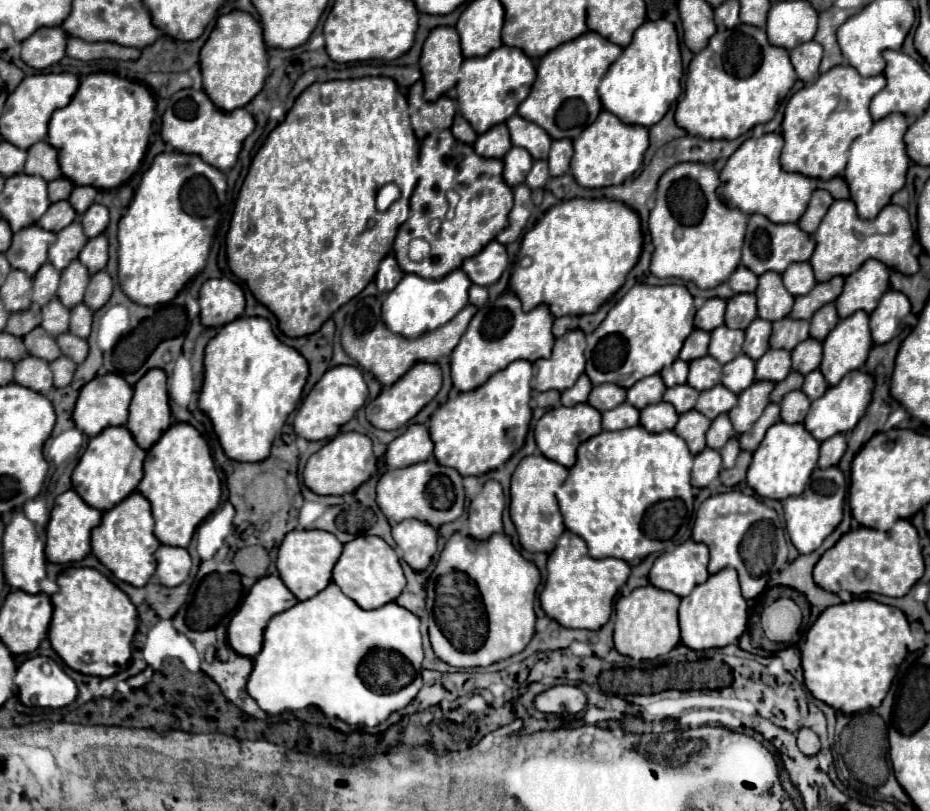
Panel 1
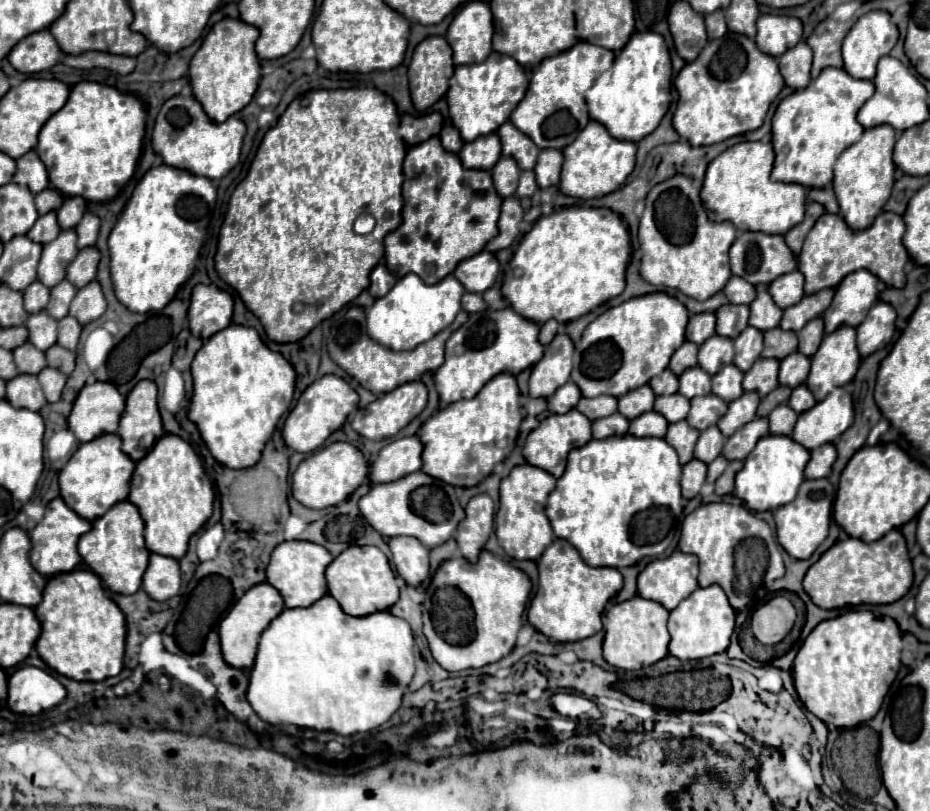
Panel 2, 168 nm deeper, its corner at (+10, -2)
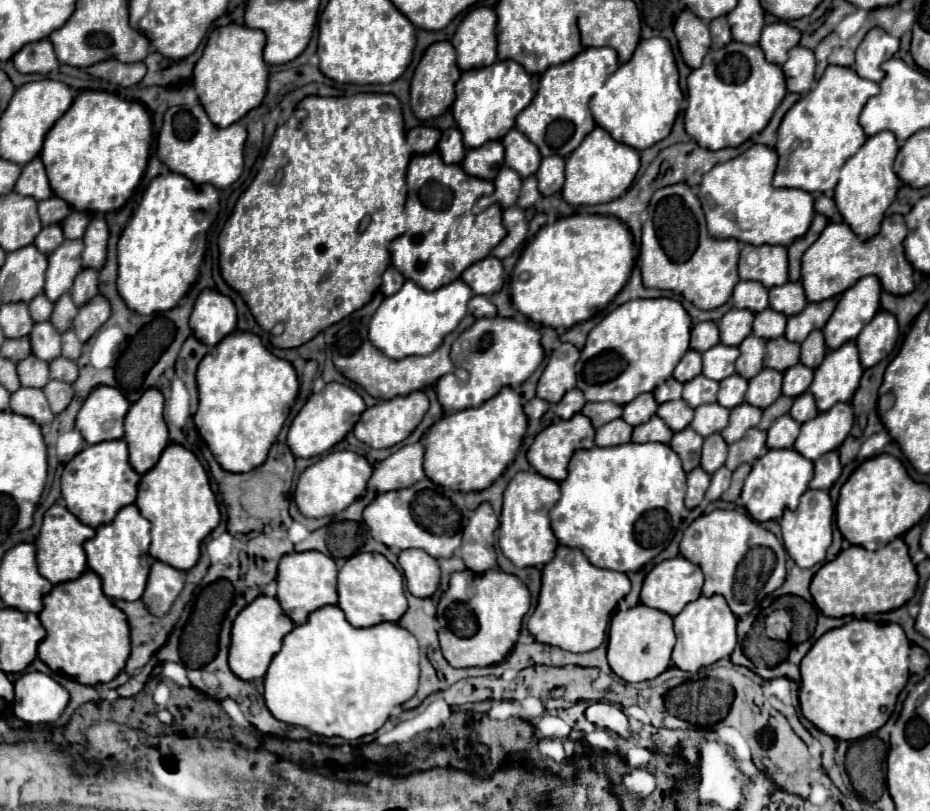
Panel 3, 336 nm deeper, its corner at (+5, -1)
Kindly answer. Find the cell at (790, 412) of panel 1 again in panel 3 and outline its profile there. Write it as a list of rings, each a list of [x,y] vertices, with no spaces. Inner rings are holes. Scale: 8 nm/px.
[[[790,415],[778,417],[772,423],[772,427],[768,429],[766,447],[770,447],[770,449],[788,449],[788,447],[792,447],[796,437],[798,437],[798,429],[800,429],[800,423],[794,421]]]

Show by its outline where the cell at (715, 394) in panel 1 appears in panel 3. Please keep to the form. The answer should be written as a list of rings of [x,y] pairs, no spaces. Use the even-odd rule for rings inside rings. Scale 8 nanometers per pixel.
[[[710,403],[710,405],[700,405],[696,411],[694,411],[694,419],[692,419],[692,429],[702,435],[702,437],[708,437],[712,433],[718,433],[722,431],[726,425],[728,425],[728,417],[730,417],[730,411],[718,403]]]

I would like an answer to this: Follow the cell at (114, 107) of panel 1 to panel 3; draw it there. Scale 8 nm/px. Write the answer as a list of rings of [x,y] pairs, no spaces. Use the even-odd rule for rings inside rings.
[[[80,91],[72,107],[48,131],[40,159],[46,165],[46,173],[50,177],[54,195],[62,197],[72,209],[86,213],[90,211],[106,213],[120,209],[136,189],[148,163],[150,137],[152,137],[150,113],[142,103],[122,99],[106,91]]]

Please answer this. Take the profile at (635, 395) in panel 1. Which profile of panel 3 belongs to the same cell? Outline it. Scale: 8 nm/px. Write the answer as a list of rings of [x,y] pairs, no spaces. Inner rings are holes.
[[[640,393],[634,401],[624,405],[624,415],[622,419],[626,423],[630,423],[632,427],[642,425],[642,421],[648,421],[658,409],[658,403],[654,401],[652,393]]]

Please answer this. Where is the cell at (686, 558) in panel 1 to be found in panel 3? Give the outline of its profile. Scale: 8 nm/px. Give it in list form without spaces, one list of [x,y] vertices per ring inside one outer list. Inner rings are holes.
[[[674,557],[674,559],[666,559],[662,563],[658,563],[644,579],[642,585],[642,593],[640,593],[640,601],[648,607],[666,611],[668,615],[678,615],[690,601],[698,599],[702,593],[702,583],[704,583],[704,575],[702,569],[692,563],[686,561],[684,557]]]

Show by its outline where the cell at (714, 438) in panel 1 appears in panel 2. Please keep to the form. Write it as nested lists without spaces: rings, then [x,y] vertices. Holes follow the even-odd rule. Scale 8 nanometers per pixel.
[[[711,426],[709,430],[701,432],[697,446],[695,446],[695,458],[709,464],[721,454],[723,444],[725,444],[725,436],[717,430],[717,426]]]

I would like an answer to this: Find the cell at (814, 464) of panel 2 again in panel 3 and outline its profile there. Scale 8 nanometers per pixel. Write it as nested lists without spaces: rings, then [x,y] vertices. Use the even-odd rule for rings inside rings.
[[[834,449],[834,453],[826,453],[818,461],[814,461],[814,479],[810,481],[810,489],[830,489],[840,473],[842,465],[838,459],[838,451]]]

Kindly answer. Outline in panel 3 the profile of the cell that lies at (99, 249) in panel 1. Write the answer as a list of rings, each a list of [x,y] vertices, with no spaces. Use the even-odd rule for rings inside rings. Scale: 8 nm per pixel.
[[[82,269],[76,275],[74,287],[70,293],[72,293],[72,299],[78,307],[84,305],[86,301],[90,301],[98,293],[98,271],[96,269]]]

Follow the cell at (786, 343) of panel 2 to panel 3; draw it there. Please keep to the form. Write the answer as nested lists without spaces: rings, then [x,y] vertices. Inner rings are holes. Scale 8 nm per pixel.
[[[776,337],[766,343],[764,367],[786,371],[790,365],[796,365],[800,359],[800,345],[786,341],[786,337]]]

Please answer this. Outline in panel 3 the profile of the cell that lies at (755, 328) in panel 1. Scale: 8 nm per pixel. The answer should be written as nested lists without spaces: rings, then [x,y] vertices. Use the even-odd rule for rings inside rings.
[[[748,335],[740,345],[740,357],[736,361],[736,373],[742,375],[744,379],[752,379],[760,369],[762,369],[762,359],[766,353],[766,341],[756,337],[756,335]]]

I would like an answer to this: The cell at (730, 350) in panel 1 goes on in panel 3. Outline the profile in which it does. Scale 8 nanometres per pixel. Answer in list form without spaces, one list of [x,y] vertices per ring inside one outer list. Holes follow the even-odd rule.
[[[724,343],[714,345],[706,353],[702,353],[702,363],[704,363],[704,375],[722,381],[730,375],[734,375],[734,363],[738,359],[738,347],[730,347]]]

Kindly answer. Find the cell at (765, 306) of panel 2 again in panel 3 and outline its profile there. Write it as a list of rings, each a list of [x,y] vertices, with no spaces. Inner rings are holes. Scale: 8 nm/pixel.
[[[766,307],[762,313],[756,313],[754,317],[754,335],[762,339],[774,339],[784,335],[786,329],[786,315],[778,313],[770,307]]]

